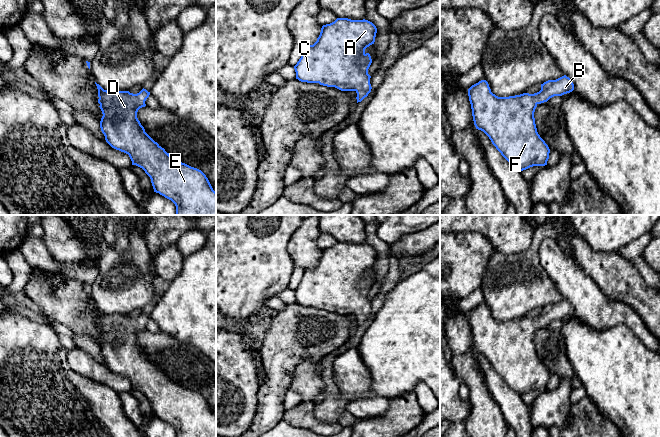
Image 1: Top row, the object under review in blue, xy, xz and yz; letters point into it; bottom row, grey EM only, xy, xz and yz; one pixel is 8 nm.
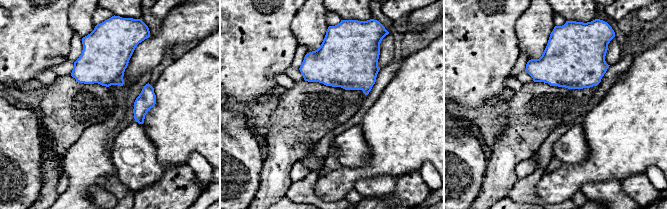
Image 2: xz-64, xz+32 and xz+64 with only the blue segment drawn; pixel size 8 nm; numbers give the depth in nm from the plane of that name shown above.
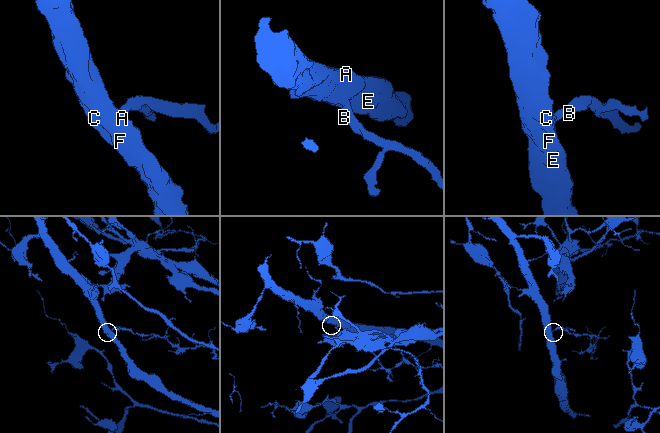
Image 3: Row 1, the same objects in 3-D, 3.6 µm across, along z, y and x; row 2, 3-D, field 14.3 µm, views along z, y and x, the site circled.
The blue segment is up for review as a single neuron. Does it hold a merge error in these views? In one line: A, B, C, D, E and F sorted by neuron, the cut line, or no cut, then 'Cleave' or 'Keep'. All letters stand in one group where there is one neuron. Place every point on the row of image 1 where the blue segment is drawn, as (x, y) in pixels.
Groups: A B C D E F. No split. Keep

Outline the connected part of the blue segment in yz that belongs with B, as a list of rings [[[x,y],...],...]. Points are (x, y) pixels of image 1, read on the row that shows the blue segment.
[[[566,75],[541,84],[541,90],[534,94],[523,93],[509,97],[498,97],[491,92],[486,80],[481,80],[468,89],[473,121],[476,129],[483,131],[501,155],[520,171],[533,166],[545,166],[550,149],[537,132],[534,112],[538,104],[554,96],[562,96],[574,90],[572,80]]]

